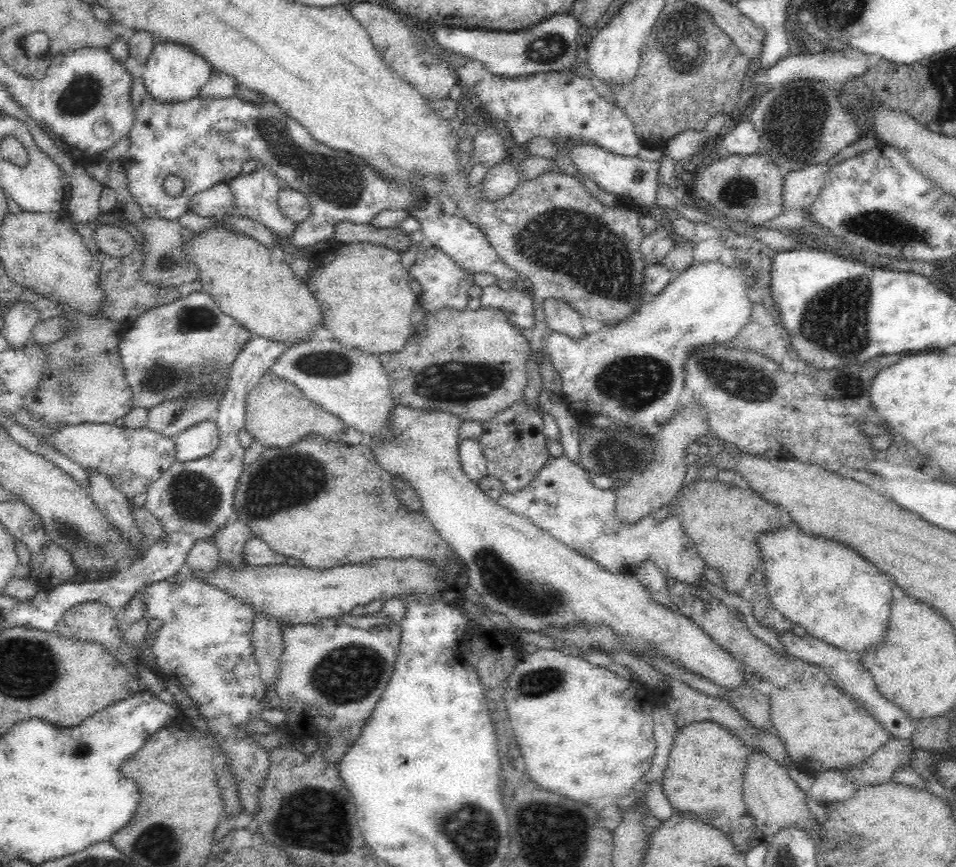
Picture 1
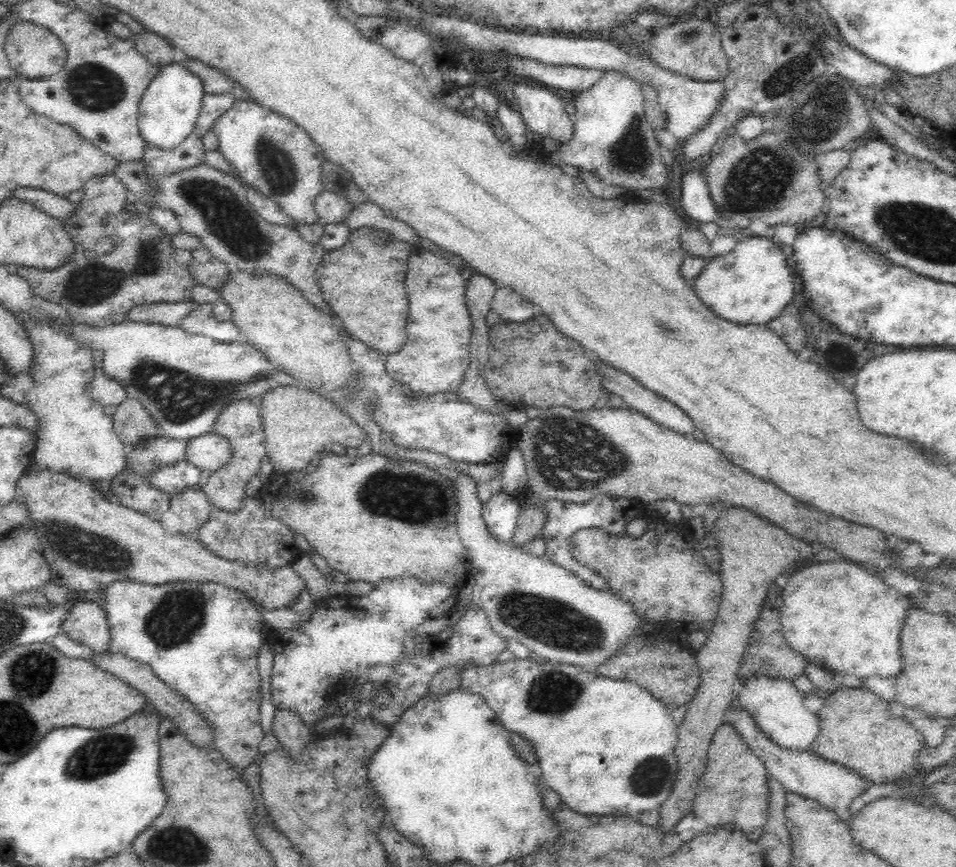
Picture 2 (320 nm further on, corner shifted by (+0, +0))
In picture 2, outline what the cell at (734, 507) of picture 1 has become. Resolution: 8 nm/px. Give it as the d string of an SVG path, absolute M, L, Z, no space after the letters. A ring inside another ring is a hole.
M729 506L723 510L712 531L715 531L721 552L721 599L714 626L696 654L701 671L701 686L688 703L685 717L679 725L675 748L678 759L677 779L666 804L658 810L660 824L656 828L662 833L672 831L678 821L692 810L698 782L708 764L713 734L724 724L724 712L731 705L734 696L732 686L736 682L744 651L765 606L770 588L776 584L778 576L792 571L794 562L800 562L812 554L812 546L808 541L786 533L784 529L744 508Z

